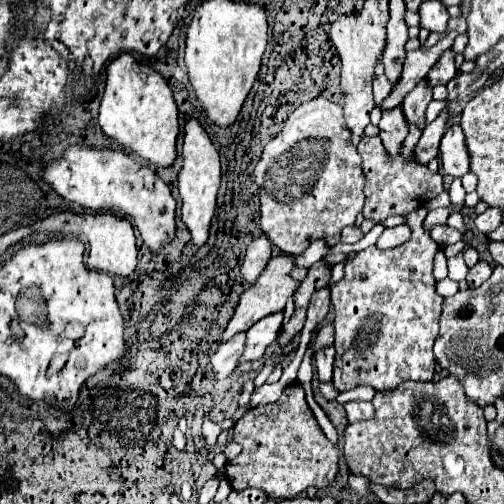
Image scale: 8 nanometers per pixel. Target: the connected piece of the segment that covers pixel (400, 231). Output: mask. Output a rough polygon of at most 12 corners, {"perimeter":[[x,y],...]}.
{"perimeter":[[409,226],[387,228],[377,248],[395,248],[411,238]]}

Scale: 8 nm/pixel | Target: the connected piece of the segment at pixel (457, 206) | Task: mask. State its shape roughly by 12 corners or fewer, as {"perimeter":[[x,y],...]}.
{"perimeter":[[454,178],[450,188],[450,212],[465,206],[466,192],[461,178]]}

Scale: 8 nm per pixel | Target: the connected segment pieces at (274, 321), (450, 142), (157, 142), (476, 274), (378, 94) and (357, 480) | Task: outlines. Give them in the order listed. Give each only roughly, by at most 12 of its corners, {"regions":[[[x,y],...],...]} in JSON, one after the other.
{"regions":[[[283,312],[269,314],[247,330],[241,356],[257,360],[277,340]],[[459,124],[441,140],[441,170],[469,172],[469,150]],[[121,54],[99,126],[155,168],[177,158],[179,108],[161,74]],[[485,260],[479,262],[467,274],[471,288],[491,276],[491,268]],[[385,75],[373,82],[373,96],[380,106],[389,95],[392,85]],[[349,474],[349,486],[359,498],[371,496],[371,480]]]}

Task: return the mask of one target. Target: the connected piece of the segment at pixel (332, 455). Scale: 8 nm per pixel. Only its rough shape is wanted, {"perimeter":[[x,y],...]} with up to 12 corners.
{"perimeter":[[301,384],[233,426],[233,490],[293,498],[339,472]]}

